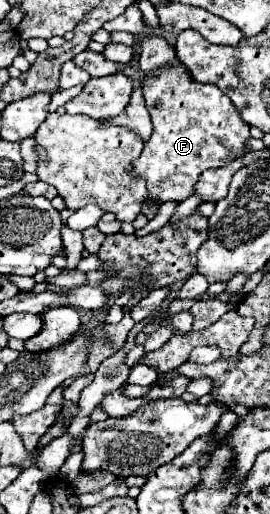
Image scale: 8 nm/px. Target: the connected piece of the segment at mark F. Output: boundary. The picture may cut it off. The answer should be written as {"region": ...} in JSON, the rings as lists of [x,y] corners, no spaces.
{"region":[[[176,63],[170,69],[160,69],[156,73],[148,73],[142,83],[146,107],[150,111],[154,133],[148,143],[144,143],[142,155],[132,163],[132,177],[140,177],[146,181],[148,199],[152,203],[166,203],[166,201],[184,201],[192,195],[194,183],[198,181],[204,169],[224,167],[236,157],[240,157],[246,149],[244,143],[250,137],[250,125],[242,121],[240,113],[232,105],[230,97],[224,95],[216,85],[204,85],[190,77],[184,65]]]}

